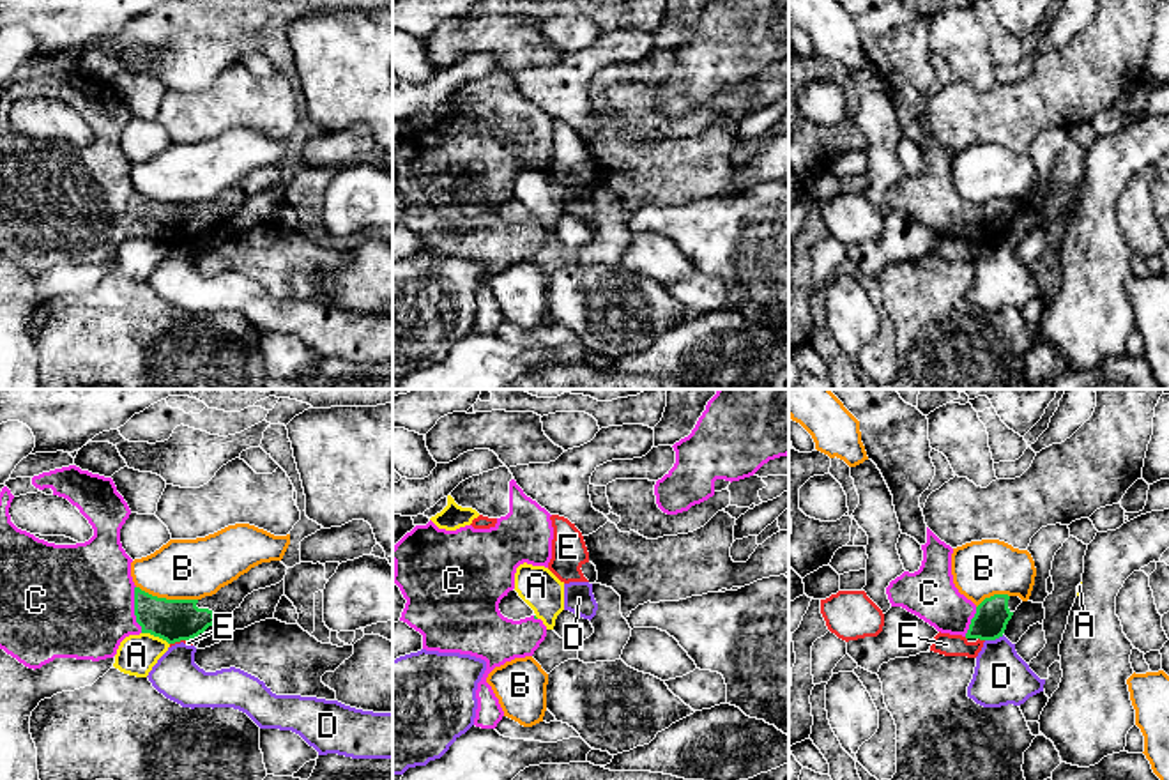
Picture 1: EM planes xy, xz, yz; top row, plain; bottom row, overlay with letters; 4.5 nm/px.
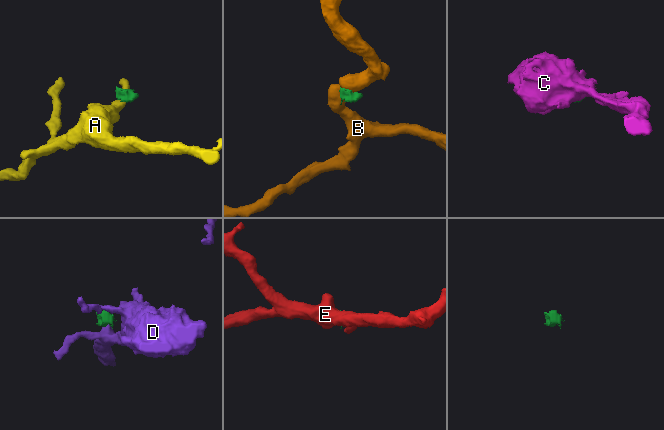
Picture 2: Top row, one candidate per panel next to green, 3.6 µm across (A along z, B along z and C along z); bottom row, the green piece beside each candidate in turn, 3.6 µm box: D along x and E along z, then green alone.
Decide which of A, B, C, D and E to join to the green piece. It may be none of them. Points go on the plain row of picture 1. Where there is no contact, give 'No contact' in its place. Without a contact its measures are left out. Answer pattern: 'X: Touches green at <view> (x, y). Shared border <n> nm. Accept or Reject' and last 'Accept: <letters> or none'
A: Touches green at xy (156, 239). Shared border 140 nm. Reject
B: Touches green at xy (165, 202). Shared border 280 nm. Reject
C: Touches green at xy (135, 213). Shared border 220 nm. Accept
D: Touches green at yz (994, 243). Shared border 90 nm. Reject
E: Touches green at yz (982, 243). Shared border 40 nm. Reject
Accept: C

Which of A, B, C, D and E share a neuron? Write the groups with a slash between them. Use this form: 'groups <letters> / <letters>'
groups A / B / C / D / E

